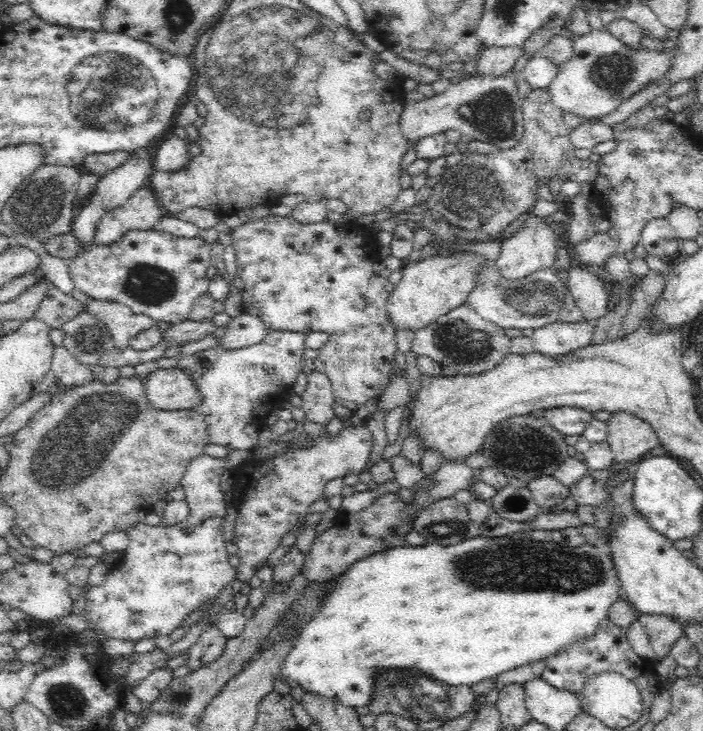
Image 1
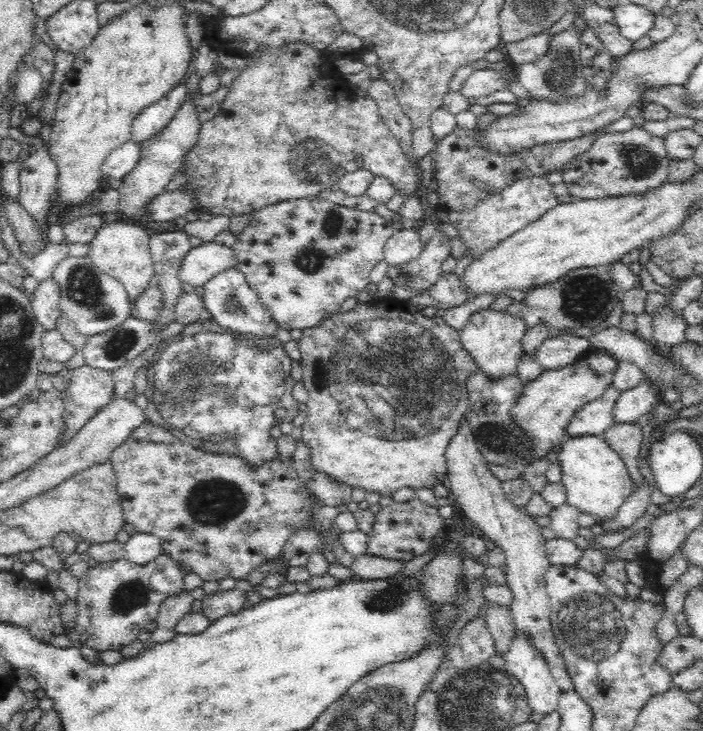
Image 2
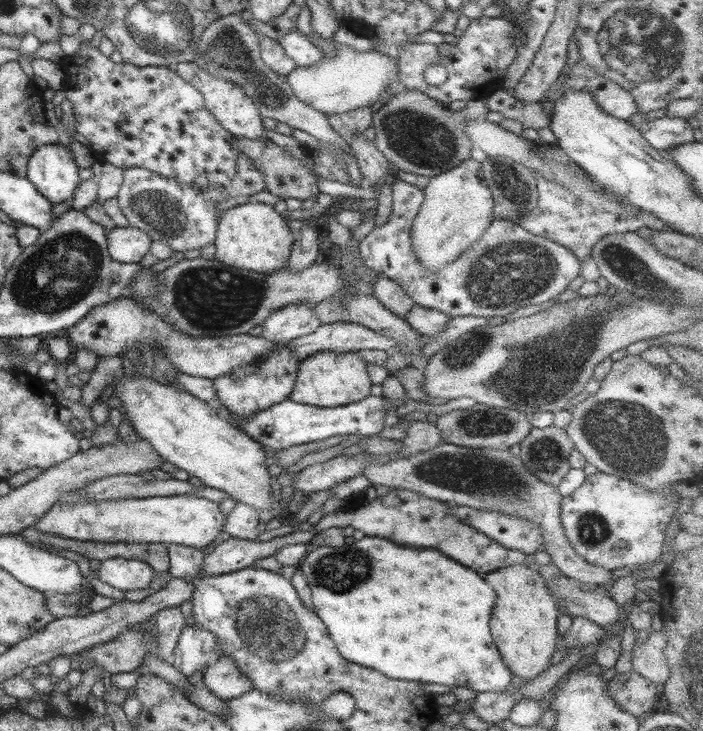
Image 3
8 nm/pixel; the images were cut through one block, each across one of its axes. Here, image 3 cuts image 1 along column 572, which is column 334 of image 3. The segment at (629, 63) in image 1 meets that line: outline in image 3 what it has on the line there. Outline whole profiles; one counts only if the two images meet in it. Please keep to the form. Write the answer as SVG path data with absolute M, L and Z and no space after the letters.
M336 42L335 55L329 57L323 54L321 63L310 68L294 68L287 76L287 82L304 104L324 114L342 114L371 104L377 107L387 104L393 96L407 90L398 80L399 62L378 51L358 51L354 47Z

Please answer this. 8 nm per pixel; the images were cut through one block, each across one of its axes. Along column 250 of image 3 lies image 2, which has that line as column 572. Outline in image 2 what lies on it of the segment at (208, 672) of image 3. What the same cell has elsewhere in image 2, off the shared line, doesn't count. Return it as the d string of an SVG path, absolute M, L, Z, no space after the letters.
M467 418L461 421L457 436L452 438L445 455L450 498L460 507L464 516L474 522L488 538L490 545L500 548L505 555L506 586L512 592L509 605L515 630L525 632L529 641L542 653L551 675L563 692L572 692L573 682L565 669L565 662L558 650L550 622L550 599L545 587L546 570L551 566L546 557L545 542L534 518L521 508L509 503L500 482L483 459Z

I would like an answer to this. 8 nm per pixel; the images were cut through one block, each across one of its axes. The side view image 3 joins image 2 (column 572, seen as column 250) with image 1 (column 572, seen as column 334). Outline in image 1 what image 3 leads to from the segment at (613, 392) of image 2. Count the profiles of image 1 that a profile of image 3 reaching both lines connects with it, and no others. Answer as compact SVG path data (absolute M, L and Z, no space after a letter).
M562 407L545 409L543 418L565 437L582 437L586 426L593 420L593 414L580 408Z

